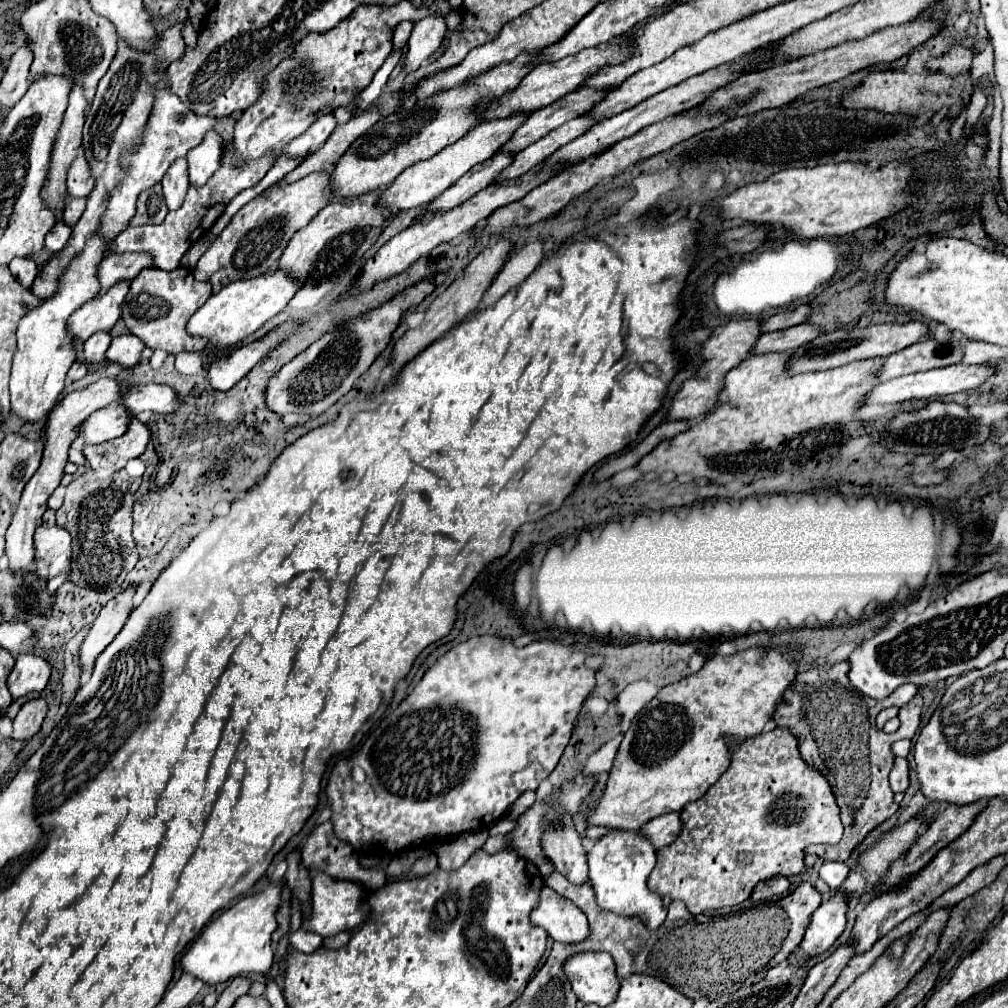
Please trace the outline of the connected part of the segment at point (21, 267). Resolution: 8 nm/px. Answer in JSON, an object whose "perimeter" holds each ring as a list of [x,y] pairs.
{"perimeter":[[[30,257],[14,259],[8,267],[10,267],[12,275],[20,281],[20,285],[22,285],[22,287],[30,287],[30,285],[32,285],[32,281],[36,279],[36,273],[38,273],[36,263],[34,263]]]}

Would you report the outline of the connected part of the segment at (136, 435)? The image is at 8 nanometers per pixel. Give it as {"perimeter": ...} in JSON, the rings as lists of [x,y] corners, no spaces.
{"perimeter":[[[132,419],[130,431],[126,431],[122,437],[100,443],[98,447],[84,447],[82,453],[88,461],[88,465],[96,469],[110,469],[120,471],[130,459],[140,457],[150,441],[150,431],[146,425],[142,425],[138,419]]]}

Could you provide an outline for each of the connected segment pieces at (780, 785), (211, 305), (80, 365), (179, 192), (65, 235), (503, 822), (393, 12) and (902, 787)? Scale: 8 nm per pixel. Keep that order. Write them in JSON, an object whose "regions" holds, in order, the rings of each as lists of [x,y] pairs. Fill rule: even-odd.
{"regions":[[[[772,729],[758,737],[746,739],[734,751],[730,767],[704,793],[702,799],[688,803],[680,811],[682,831],[674,843],[658,851],[656,867],[648,877],[648,887],[662,897],[680,899],[692,915],[734,907],[746,901],[758,881],[770,877],[794,877],[804,871],[804,849],[810,843],[834,845],[842,839],[840,809],[828,781],[806,767],[798,753],[798,741],[788,729]]],[[[282,269],[258,275],[254,279],[234,281],[234,283],[226,285],[220,293],[212,295],[192,315],[192,319],[188,321],[188,331],[192,335],[200,335],[200,337],[210,339],[206,353],[210,353],[210,345],[214,345],[218,351],[224,351],[226,347],[232,347],[238,341],[242,341],[246,335],[258,331],[268,319],[278,315],[288,305],[288,301],[296,295],[298,289],[300,289],[298,281]]],[[[76,359],[74,365],[72,365],[70,371],[68,371],[68,379],[70,379],[70,381],[76,381],[76,379],[82,379],[86,373],[88,373],[88,363]]],[[[180,157],[170,165],[170,169],[166,171],[166,175],[162,179],[164,199],[166,199],[166,205],[170,211],[180,207],[180,203],[184,201],[188,185],[190,185],[188,183],[188,165],[186,165],[186,159]]],[[[58,221],[46,235],[46,241],[44,241],[46,249],[50,249],[52,253],[62,251],[70,239],[70,233],[72,233],[72,227],[66,225],[64,221]]],[[[503,817],[496,821],[489,829],[489,835],[507,834],[512,831],[517,824],[517,821],[510,820],[507,817]]],[[[400,1],[384,7],[356,7],[350,17],[324,33],[312,33],[296,43],[294,55],[282,59],[262,83],[260,99],[242,111],[234,127],[236,155],[258,159],[260,155],[280,151],[292,139],[302,135],[318,117],[350,103],[354,93],[366,89],[374,73],[392,51],[394,27],[402,21],[416,21],[430,14],[416,9],[412,1]]],[[[896,757],[894,769],[890,773],[890,789],[894,793],[904,793],[908,789],[908,761],[904,757]]]]}

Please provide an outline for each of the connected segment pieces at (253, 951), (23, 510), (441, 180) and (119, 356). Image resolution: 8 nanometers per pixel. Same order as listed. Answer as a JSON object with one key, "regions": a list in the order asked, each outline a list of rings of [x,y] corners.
{"regions":[[[[284,879],[268,883],[262,891],[246,895],[232,907],[224,909],[220,917],[216,917],[202,929],[194,945],[182,957],[182,969],[202,979],[208,985],[230,981],[242,973],[268,975],[274,955],[270,945],[270,935],[278,929],[276,913],[282,905],[280,901],[284,885],[286,885]]],[[[98,379],[94,381],[92,385],[88,385],[86,389],[78,389],[78,391],[72,391],[68,393],[48,415],[48,423],[42,431],[42,441],[44,441],[44,457],[42,457],[42,465],[40,469],[34,473],[34,477],[30,479],[30,483],[24,487],[24,493],[22,493],[22,499],[18,503],[18,509],[14,513],[14,519],[12,519],[12,525],[8,527],[6,531],[6,555],[10,559],[10,569],[12,571],[20,571],[20,569],[26,569],[26,571],[34,571],[36,569],[36,563],[34,563],[34,531],[36,527],[40,527],[42,523],[42,515],[44,511],[48,509],[46,501],[48,497],[52,495],[52,491],[60,485],[60,479],[64,475],[64,465],[68,463],[68,449],[70,449],[70,443],[78,437],[78,431],[82,427],[82,423],[98,409],[110,405],[110,403],[116,403],[122,393],[124,393],[124,385],[116,379]]],[[[512,113],[508,115],[508,119],[502,117],[502,119],[490,119],[490,121],[478,123],[462,139],[458,139],[458,143],[448,145],[448,149],[442,149],[440,153],[436,153],[426,161],[418,161],[416,165],[410,165],[404,173],[400,173],[394,179],[394,183],[388,189],[384,189],[384,203],[392,203],[392,207],[396,209],[410,209],[410,207],[434,201],[442,191],[454,185],[466,171],[470,171],[478,163],[484,163],[494,153],[498,153],[500,147],[506,145],[514,135],[512,131],[516,131],[520,123],[524,123],[524,119],[528,117],[530,113]]],[[[124,333],[124,335],[112,339],[112,343],[106,351],[106,357],[114,363],[120,363],[122,367],[134,367],[142,359],[144,349],[146,349],[146,345],[142,339],[138,339],[132,333]]]]}

